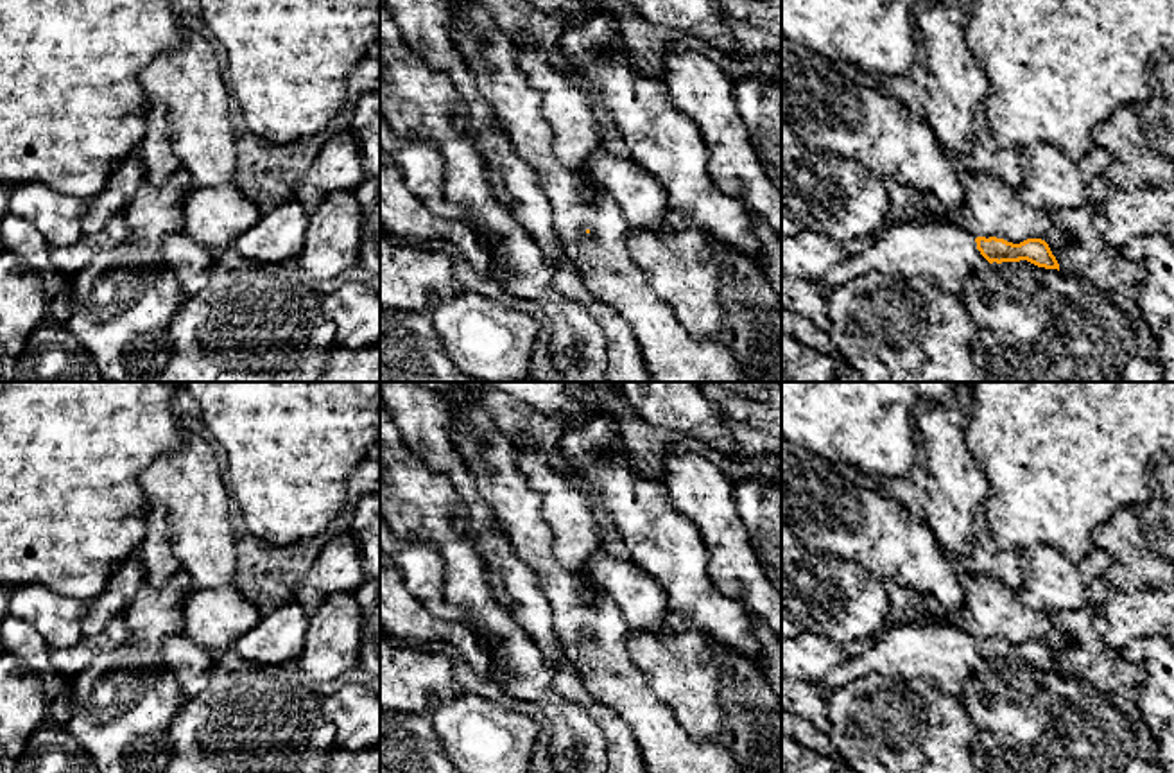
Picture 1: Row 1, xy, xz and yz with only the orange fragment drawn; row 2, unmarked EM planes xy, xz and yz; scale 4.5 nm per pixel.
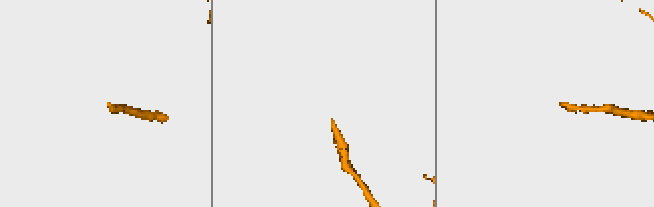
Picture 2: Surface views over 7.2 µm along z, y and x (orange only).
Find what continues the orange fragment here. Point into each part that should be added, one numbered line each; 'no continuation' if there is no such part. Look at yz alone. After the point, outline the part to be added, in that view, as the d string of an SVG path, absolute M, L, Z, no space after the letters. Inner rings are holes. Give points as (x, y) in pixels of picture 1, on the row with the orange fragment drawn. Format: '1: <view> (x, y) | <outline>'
1: yz (943, 253) | M893 221L884 233L873 237L868 249L846 255L828 274L812 283L826 292L869 273L894 280L921 276L959 296L966 276L982 273L988 264L977 249L975 237L955 222Z

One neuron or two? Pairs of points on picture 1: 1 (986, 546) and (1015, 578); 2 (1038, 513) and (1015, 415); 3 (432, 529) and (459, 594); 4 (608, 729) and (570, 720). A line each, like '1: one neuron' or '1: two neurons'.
1: one neuron
2: one neuron
3: one neuron
4: two neurons

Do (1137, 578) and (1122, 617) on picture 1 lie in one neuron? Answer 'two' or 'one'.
two

